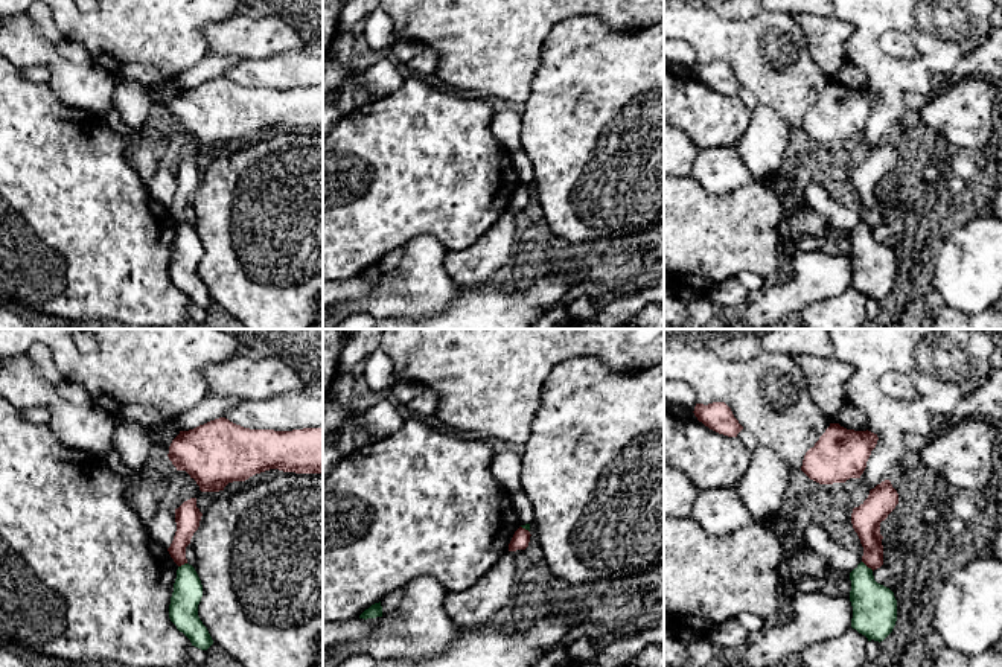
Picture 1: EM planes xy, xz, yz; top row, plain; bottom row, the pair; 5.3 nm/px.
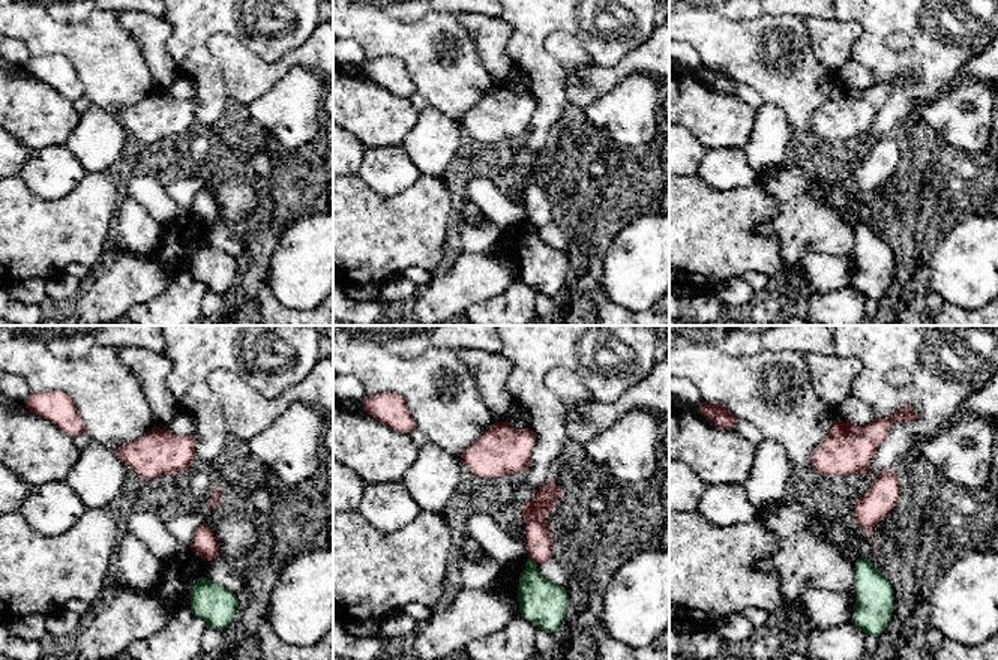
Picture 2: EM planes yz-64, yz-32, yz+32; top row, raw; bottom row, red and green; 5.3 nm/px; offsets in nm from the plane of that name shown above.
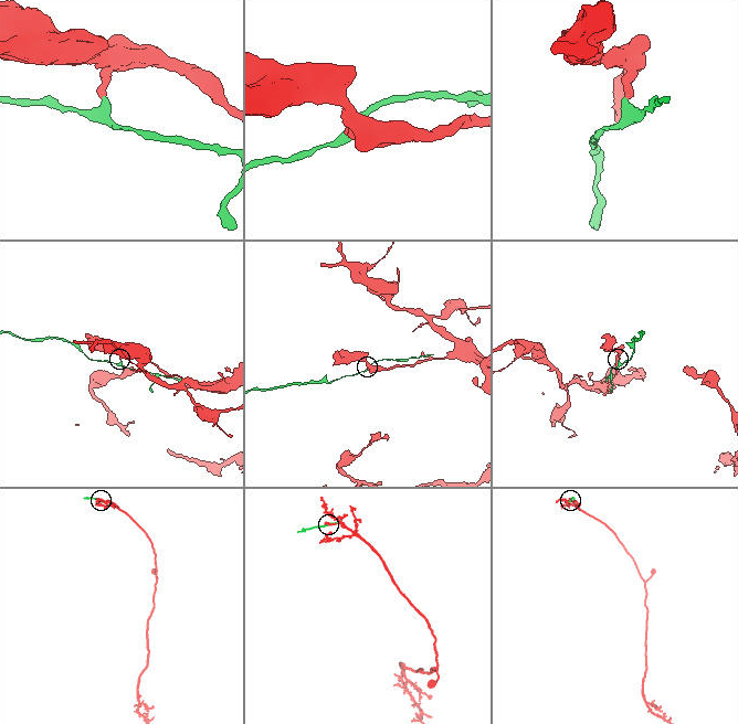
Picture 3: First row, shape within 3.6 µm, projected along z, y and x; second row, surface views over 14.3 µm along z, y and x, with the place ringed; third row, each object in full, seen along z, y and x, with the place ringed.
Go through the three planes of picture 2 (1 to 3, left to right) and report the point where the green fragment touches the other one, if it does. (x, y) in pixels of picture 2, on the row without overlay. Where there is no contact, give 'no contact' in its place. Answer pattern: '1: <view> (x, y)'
1: no contact
2: yz-32 (533, 224)
3: no contact

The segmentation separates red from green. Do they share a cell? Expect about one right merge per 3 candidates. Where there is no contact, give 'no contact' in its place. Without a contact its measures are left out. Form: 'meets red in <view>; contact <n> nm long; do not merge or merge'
meets red in yz; contact 80 nm long; do not merge

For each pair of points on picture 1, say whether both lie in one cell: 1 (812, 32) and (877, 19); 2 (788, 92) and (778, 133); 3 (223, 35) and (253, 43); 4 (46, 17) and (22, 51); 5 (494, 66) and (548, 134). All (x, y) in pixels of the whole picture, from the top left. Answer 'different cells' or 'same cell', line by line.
1: different cells
2: different cells
3: same cell
4: different cells
5: different cells

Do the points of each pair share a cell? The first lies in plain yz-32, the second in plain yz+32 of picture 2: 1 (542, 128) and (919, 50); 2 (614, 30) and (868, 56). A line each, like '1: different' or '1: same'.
1: same
2: same

